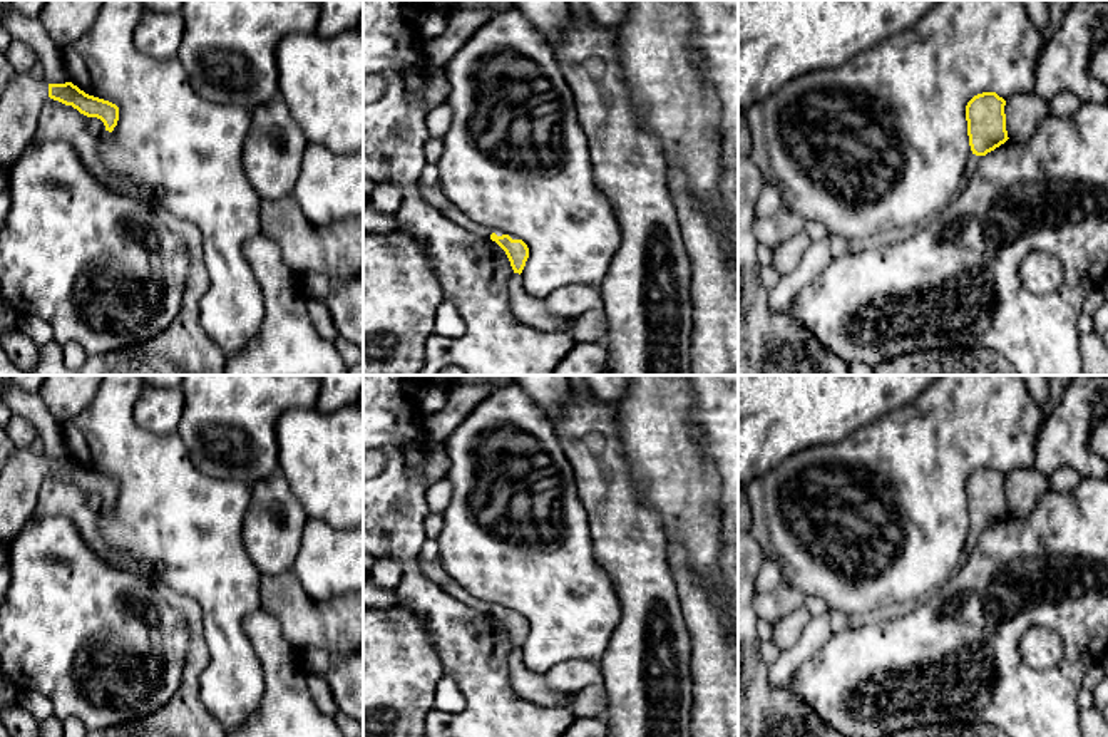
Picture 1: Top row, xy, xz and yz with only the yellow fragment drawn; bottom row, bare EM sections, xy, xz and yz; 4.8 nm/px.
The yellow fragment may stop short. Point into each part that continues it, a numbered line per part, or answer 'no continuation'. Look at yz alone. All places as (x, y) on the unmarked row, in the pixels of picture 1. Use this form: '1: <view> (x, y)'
1: yz (973, 536)

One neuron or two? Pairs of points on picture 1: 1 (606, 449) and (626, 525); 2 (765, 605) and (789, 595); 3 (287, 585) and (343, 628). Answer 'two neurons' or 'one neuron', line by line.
1: one neuron
2: one neuron
3: one neuron

